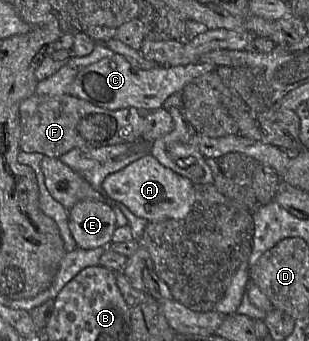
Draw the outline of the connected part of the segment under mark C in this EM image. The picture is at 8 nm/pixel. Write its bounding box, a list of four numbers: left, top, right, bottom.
[69,54,218,112]

